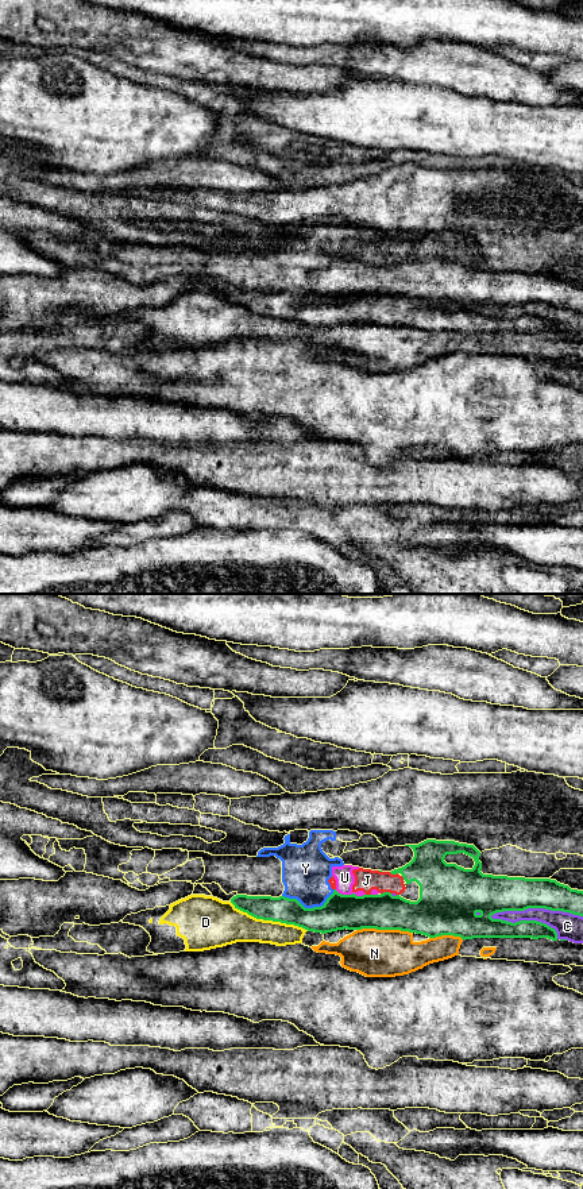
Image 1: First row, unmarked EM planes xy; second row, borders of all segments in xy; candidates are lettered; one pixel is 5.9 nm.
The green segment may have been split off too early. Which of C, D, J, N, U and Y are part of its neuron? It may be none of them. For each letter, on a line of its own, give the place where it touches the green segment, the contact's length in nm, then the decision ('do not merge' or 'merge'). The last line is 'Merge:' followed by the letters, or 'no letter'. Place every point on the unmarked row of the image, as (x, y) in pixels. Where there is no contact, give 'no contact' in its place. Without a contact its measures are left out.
C: xy (536, 302) | 550 nm | do not merge
D: xy (269, 315) | 500 nm | do not merge
J: xy (385, 288) | 60 nm | merge
N: xy (383, 324) | 320 nm | do not merge
U: xy (350, 290) | 190 nm | merge
Y: xy (309, 304) | 320 nm | merge
Merge: J, U, Y

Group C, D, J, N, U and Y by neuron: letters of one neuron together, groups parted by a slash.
C / D N / J U Y

